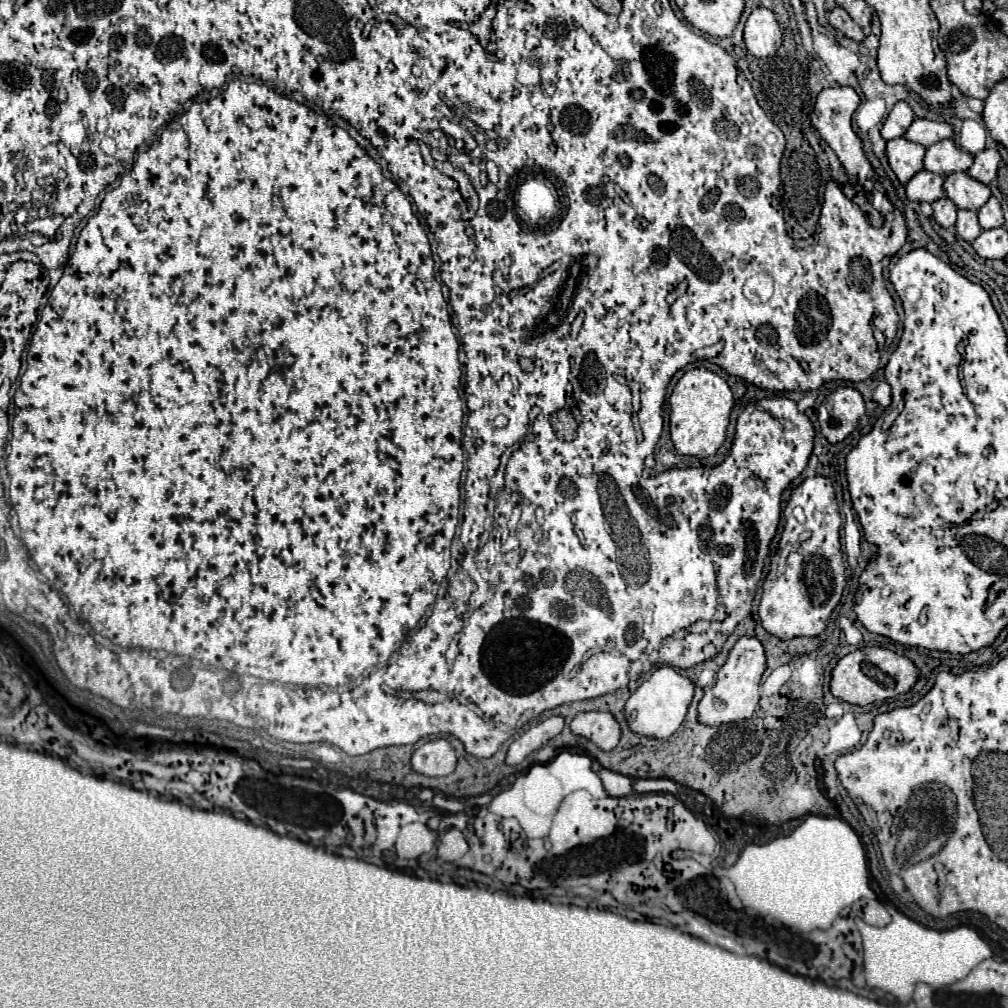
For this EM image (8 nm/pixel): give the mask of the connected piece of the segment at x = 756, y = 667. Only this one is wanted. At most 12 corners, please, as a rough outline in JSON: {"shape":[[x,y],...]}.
{"shape":[[740,637],[698,705],[720,725],[750,719],[766,671],[764,645]]}

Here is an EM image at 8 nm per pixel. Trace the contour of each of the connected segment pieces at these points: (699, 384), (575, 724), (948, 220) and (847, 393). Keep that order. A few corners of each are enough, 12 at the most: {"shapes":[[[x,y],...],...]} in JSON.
{"shapes":[[[688,369],[670,395],[680,455],[710,457],[734,397],[710,369]],[[608,711],[578,713],[572,733],[612,751],[620,725]],[[942,197],[934,207],[934,219],[942,227],[956,225],[958,207]],[[854,387],[830,393],[818,409],[820,433],[844,441],[864,415]]]}

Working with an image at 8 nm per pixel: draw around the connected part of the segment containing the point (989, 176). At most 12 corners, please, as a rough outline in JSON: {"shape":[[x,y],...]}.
{"shape":[[998,149],[974,155],[968,175],[982,183],[996,179]]}

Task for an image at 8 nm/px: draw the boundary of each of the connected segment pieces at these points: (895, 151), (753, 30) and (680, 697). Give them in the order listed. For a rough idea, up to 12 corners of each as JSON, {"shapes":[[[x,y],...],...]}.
{"shapes":[[[906,137],[886,143],[900,183],[924,169],[926,149]],[[756,7],[744,25],[754,57],[770,57],[782,45],[772,9]],[[662,665],[626,701],[634,733],[666,739],[684,723],[692,681]]]}

